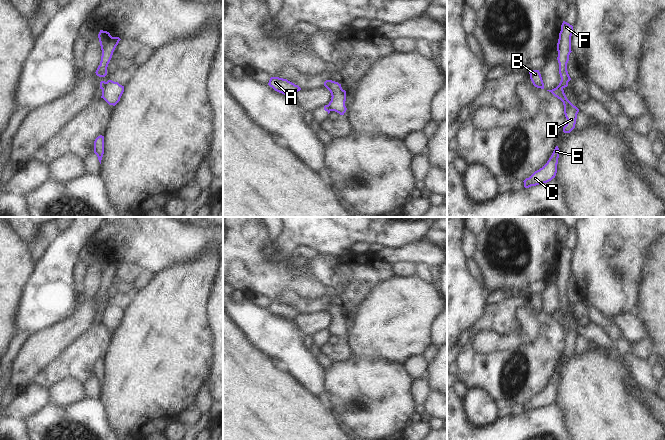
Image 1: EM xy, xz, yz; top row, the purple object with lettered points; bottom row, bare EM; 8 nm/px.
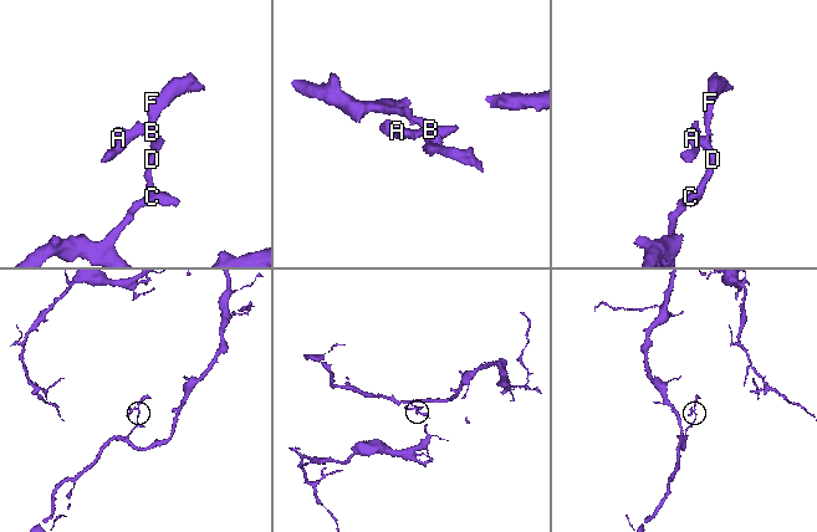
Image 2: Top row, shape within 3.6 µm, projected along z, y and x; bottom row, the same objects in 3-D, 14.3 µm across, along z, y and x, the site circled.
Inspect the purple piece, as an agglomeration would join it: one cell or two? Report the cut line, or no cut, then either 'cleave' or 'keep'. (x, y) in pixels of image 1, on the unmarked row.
cut yz (559, 307), (562, 312); cleave

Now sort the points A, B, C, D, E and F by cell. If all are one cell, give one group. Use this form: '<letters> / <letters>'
A B C D E / F

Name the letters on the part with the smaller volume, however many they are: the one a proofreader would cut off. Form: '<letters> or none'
F

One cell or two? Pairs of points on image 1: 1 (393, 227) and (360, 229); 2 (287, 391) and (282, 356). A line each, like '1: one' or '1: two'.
1: one
2: two

